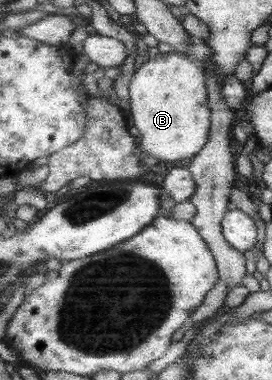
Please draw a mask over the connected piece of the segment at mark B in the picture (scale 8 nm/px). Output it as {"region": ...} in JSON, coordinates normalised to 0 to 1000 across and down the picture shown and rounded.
{"region":[[[658,137],[585,142],[574,155],[526,158],[504,174],[478,221],[485,253],[485,337],[522,361],[518,395],[544,403],[551,429],[699,426],[772,376],[779,358],[779,282],[768,258],[768,213],[757,182],[710,155]]]}

